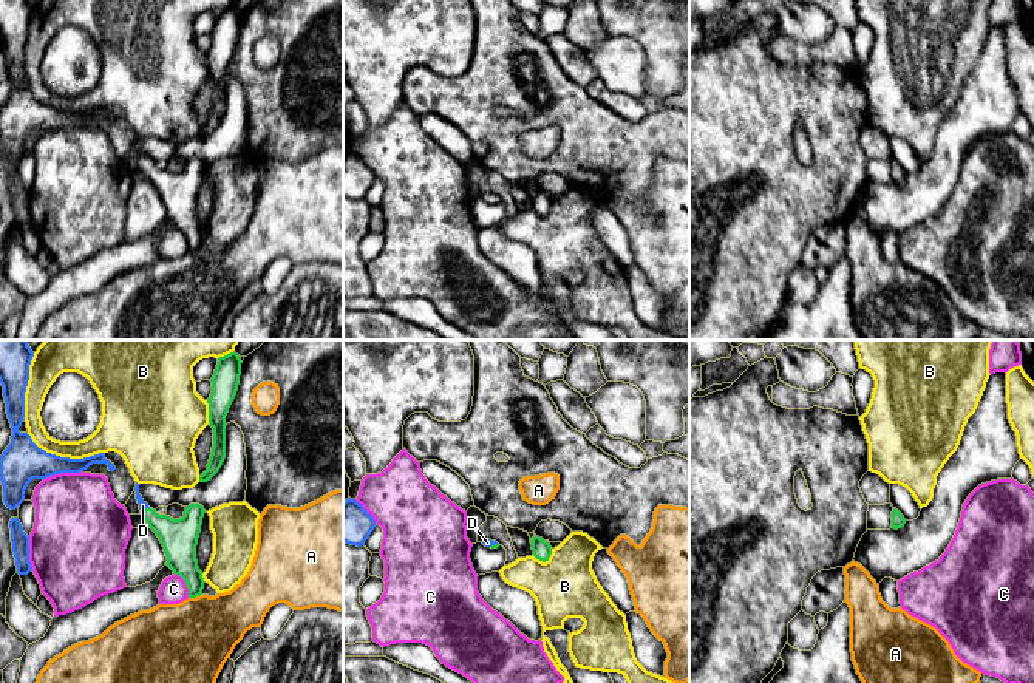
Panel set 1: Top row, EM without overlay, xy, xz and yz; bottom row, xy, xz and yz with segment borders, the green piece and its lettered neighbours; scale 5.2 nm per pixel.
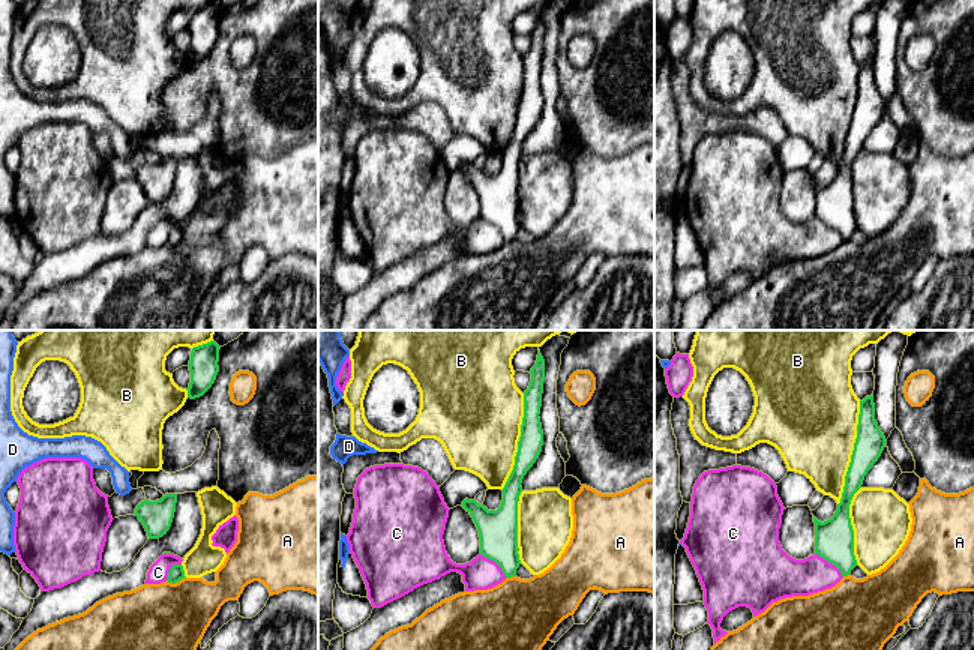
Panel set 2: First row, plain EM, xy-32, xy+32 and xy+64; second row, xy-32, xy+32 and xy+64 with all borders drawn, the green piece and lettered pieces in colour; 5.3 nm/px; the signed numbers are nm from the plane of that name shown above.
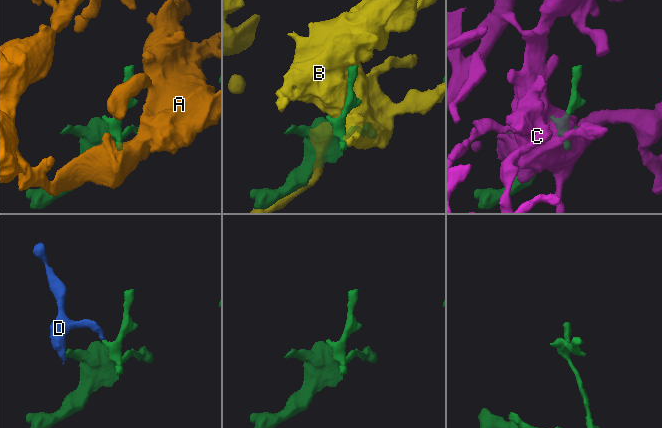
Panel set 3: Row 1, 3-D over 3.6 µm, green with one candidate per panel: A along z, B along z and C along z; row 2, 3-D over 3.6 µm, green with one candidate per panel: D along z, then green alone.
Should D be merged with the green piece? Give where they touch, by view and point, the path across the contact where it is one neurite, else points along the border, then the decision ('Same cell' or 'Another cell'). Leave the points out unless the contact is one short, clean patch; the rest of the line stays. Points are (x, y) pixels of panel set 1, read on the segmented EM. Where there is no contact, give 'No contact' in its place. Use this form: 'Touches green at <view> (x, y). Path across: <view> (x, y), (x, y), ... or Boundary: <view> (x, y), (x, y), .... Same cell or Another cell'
Touches green at xy (146, 509). Path across: xy (180, 536), (159, 524), (146, 509), (142, 506). Same cell

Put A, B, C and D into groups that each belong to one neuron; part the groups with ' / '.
A / B / C / D

